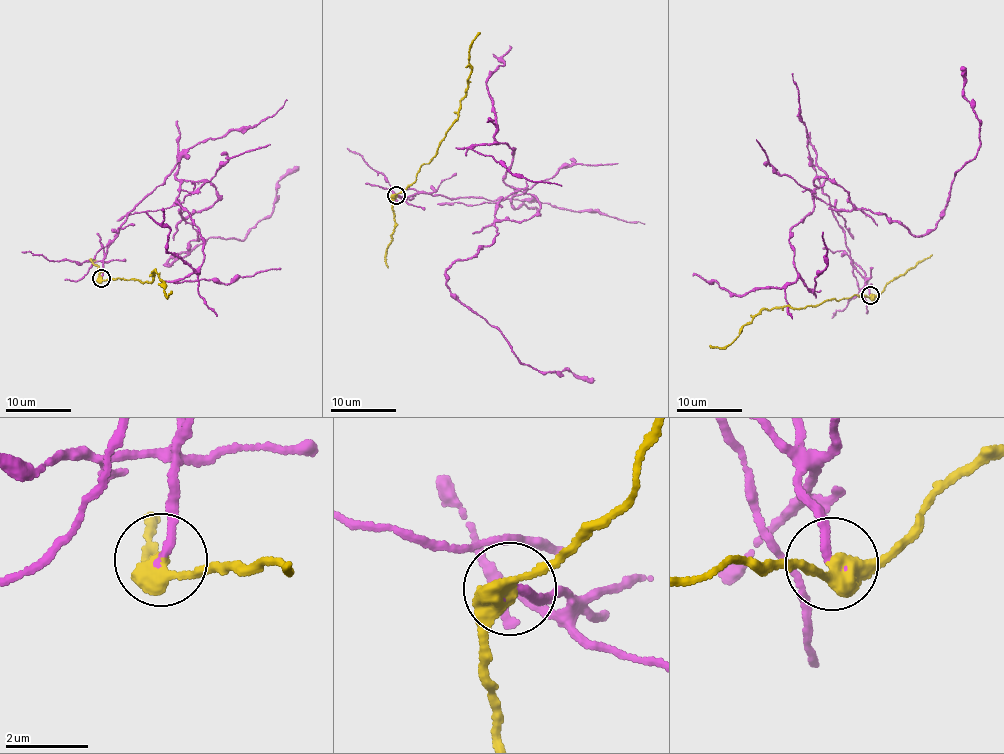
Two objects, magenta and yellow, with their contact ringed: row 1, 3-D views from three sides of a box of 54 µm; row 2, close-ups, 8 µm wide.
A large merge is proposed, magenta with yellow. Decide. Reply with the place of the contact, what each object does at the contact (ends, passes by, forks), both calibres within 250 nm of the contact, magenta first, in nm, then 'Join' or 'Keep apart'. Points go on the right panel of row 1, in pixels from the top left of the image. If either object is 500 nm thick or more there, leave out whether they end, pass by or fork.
Place: (870, 295). At the ring magenta ends. At the ring yellow passes by. Thickness 220 nm (magenta) against 440 nm. Keep apart

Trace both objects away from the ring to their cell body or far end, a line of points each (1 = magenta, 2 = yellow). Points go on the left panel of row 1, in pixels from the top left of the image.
1: (101, 278), (127, 215), (181, 204), (185, 181), (218, 195), (165, 264), (239, 240), (299, 166)
2: (101, 278), (151, 281), (153, 270), (163, 281), (164, 293), (168, 296), (172, 290)

